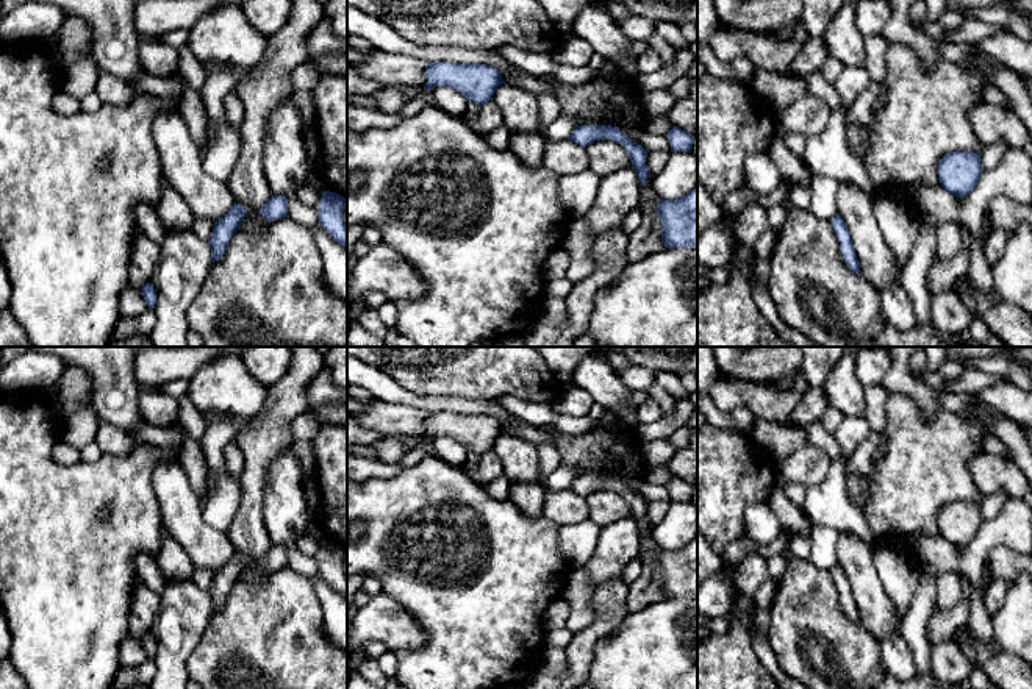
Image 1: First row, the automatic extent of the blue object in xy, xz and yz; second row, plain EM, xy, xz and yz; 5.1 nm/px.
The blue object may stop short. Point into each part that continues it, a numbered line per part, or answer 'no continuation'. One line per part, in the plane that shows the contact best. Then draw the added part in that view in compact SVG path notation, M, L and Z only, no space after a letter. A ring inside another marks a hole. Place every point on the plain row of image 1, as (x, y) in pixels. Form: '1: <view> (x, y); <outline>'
no continuation

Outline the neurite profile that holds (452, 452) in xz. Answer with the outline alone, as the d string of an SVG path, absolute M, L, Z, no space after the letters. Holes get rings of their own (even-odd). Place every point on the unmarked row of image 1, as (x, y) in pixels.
M436 436L430 441L436 456L446 461L450 466L461 467L466 461L466 447L464 444L444 436Z

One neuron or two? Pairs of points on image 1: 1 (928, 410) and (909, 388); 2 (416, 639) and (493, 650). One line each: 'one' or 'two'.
1: one
2: two

